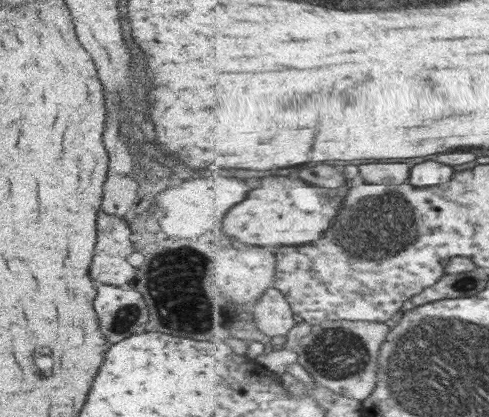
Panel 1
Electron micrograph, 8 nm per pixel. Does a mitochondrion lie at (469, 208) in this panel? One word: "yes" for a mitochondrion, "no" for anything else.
no

